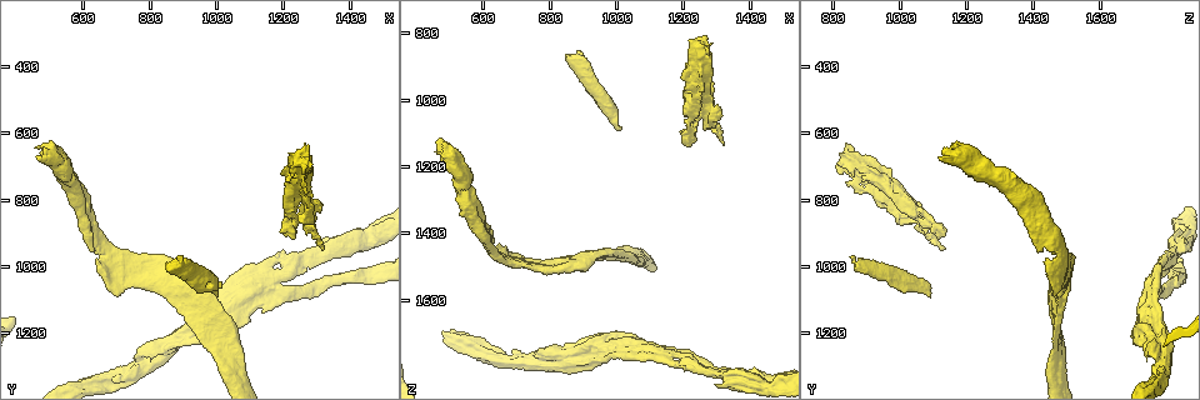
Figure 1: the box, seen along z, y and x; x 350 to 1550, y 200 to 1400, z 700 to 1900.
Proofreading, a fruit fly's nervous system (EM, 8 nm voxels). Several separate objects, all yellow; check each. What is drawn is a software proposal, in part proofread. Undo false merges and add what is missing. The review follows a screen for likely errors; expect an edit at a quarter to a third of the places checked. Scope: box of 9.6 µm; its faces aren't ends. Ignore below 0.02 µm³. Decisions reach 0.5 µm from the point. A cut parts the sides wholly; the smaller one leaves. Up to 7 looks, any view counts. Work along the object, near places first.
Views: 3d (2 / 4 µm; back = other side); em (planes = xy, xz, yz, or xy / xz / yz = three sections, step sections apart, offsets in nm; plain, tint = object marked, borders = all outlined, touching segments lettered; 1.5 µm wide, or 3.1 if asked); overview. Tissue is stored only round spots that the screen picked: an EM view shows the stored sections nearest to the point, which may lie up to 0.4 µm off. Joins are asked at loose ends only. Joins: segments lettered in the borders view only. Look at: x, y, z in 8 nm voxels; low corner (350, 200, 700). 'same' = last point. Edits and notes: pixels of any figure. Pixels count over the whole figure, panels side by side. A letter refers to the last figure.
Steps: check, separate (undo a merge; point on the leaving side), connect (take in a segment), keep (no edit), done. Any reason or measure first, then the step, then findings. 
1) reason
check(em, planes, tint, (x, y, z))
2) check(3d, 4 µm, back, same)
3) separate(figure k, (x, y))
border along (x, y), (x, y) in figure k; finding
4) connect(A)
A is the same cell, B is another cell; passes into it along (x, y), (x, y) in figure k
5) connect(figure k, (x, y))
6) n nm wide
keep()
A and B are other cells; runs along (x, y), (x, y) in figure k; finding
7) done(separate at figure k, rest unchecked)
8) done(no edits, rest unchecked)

branch point
check(em, planes, tint, (990, 1150, 1740))

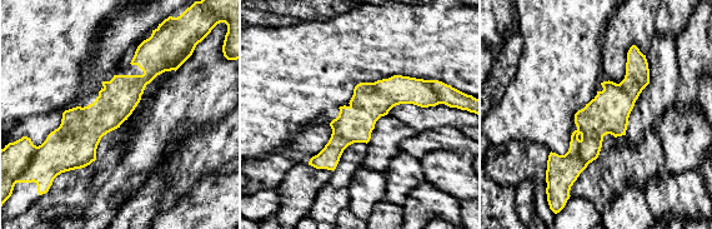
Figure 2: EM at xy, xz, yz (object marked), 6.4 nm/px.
check(em, planes, borders, same)

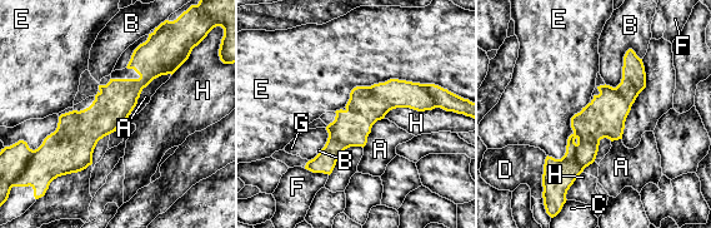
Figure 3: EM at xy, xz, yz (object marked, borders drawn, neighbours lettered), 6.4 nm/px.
separate(figure 3, (559, 174))
A, B, C, D, E, F, G and H are other cells; a second cell is stuck on

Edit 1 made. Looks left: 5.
check(overview)

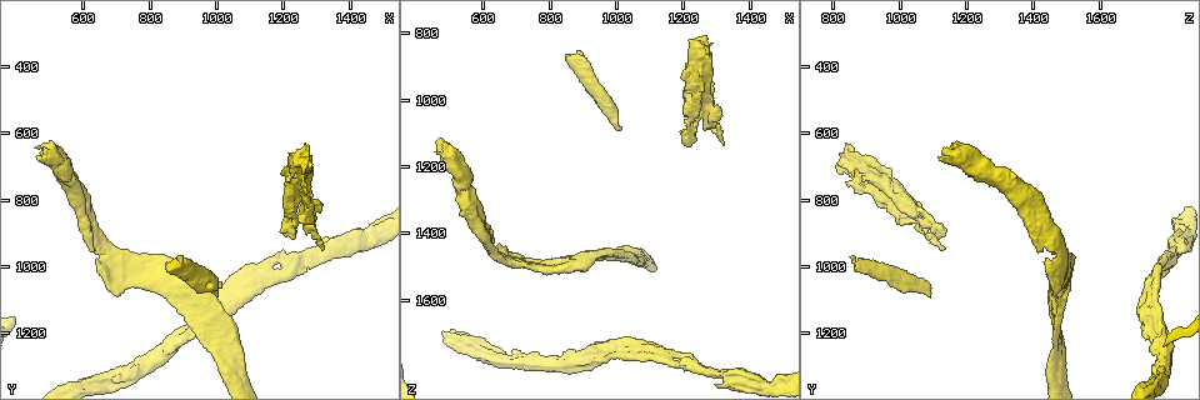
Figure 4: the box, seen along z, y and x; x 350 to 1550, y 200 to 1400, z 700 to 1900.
touches itself
check(em, xz, step 8, plain, (670, 950, 1490))

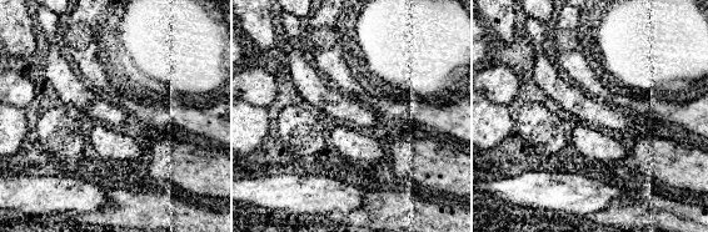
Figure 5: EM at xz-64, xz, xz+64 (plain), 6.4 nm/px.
check(em, xz, step 8, borders, same)

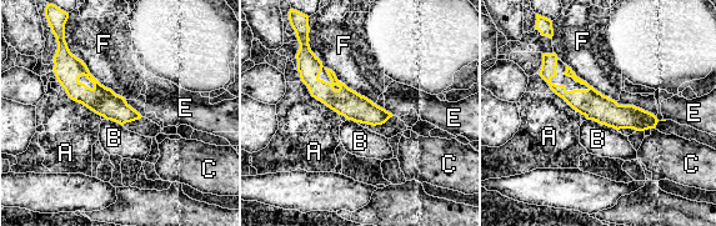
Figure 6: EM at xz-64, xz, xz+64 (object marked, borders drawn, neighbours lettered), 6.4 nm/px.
keep()
A, B, C, E and F are other cells; border along (587, 119), (612, 126), (616, 130) in figure 6; all the same cell

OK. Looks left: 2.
done(separate at figure 3, rest unchecked)

